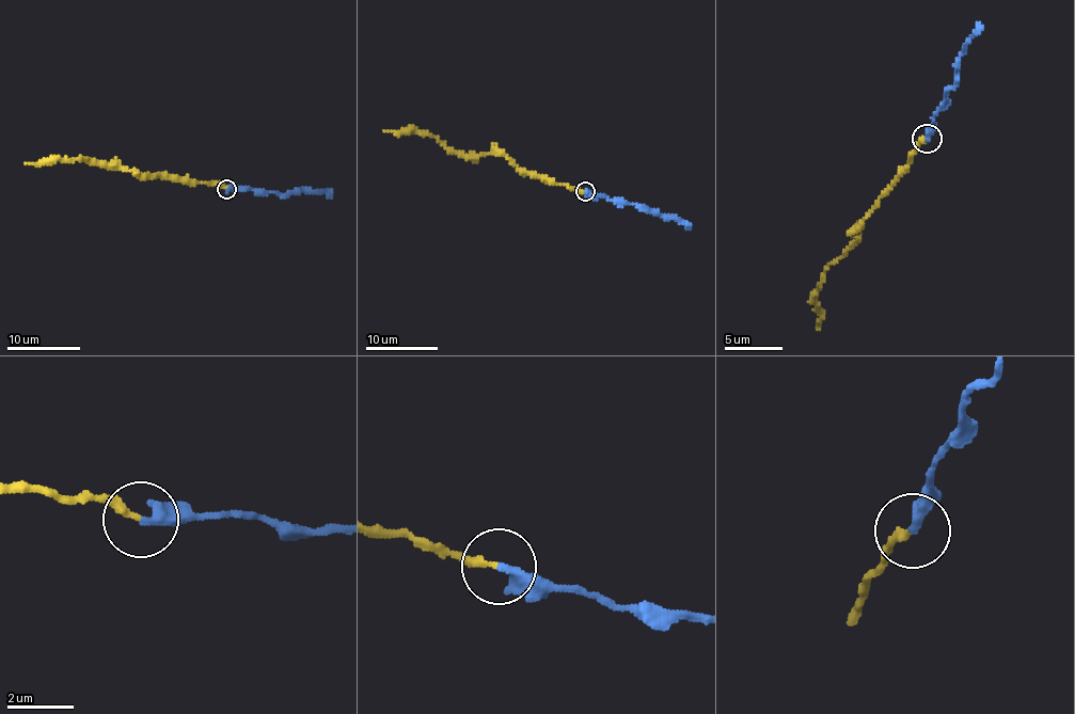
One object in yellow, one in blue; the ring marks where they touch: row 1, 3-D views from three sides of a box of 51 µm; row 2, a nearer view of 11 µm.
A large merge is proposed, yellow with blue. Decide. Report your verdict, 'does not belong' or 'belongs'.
does not belong

